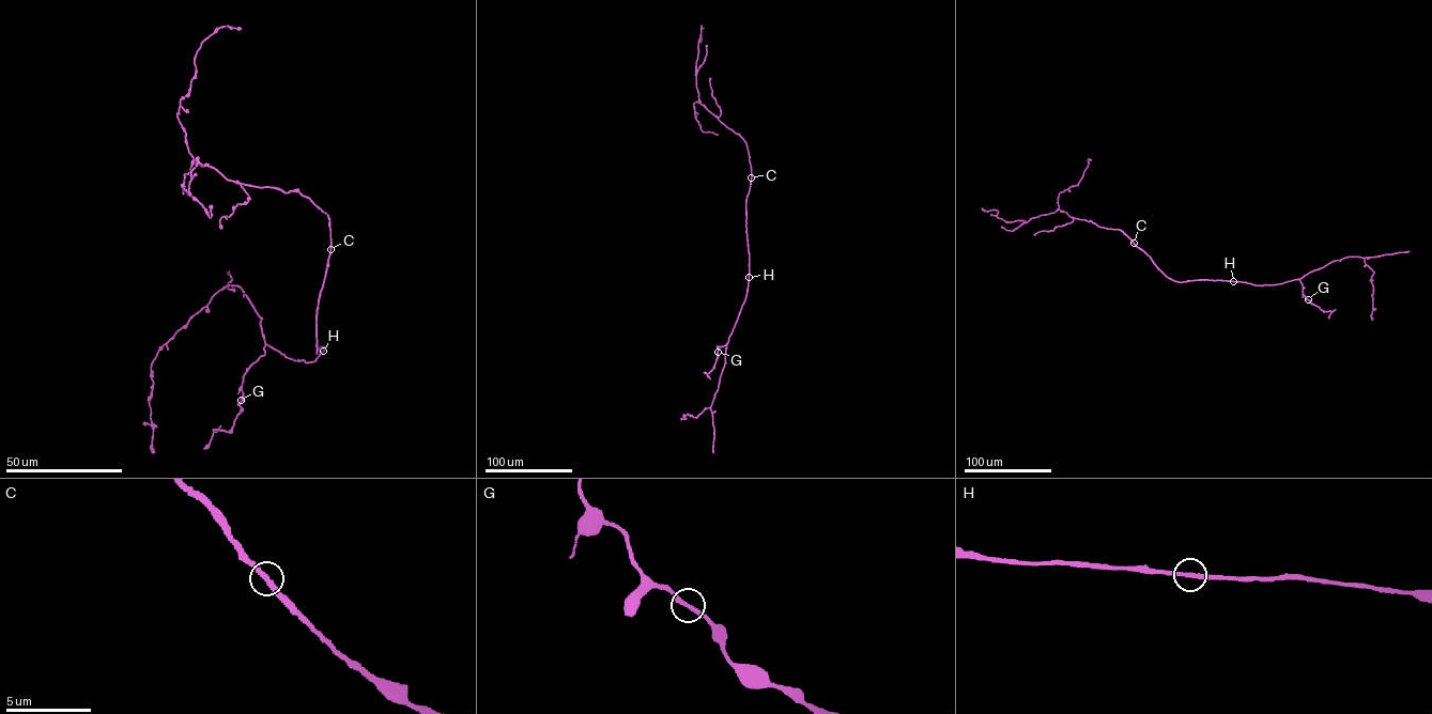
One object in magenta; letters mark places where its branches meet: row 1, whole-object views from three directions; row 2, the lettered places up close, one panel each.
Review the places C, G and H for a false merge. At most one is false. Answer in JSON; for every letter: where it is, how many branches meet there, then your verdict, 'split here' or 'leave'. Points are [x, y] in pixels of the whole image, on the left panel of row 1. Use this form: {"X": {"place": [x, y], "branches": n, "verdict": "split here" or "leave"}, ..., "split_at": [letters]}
{"C": {"place": [330, 249], "branches": 2, "verdict": "leave"}, "G": {"place": [241, 400], "branches": 2, "verdict": "leave"}, "H": {"place": [323, 351], "branches": 2, "verdict": "leave"}, "split_at": []}

